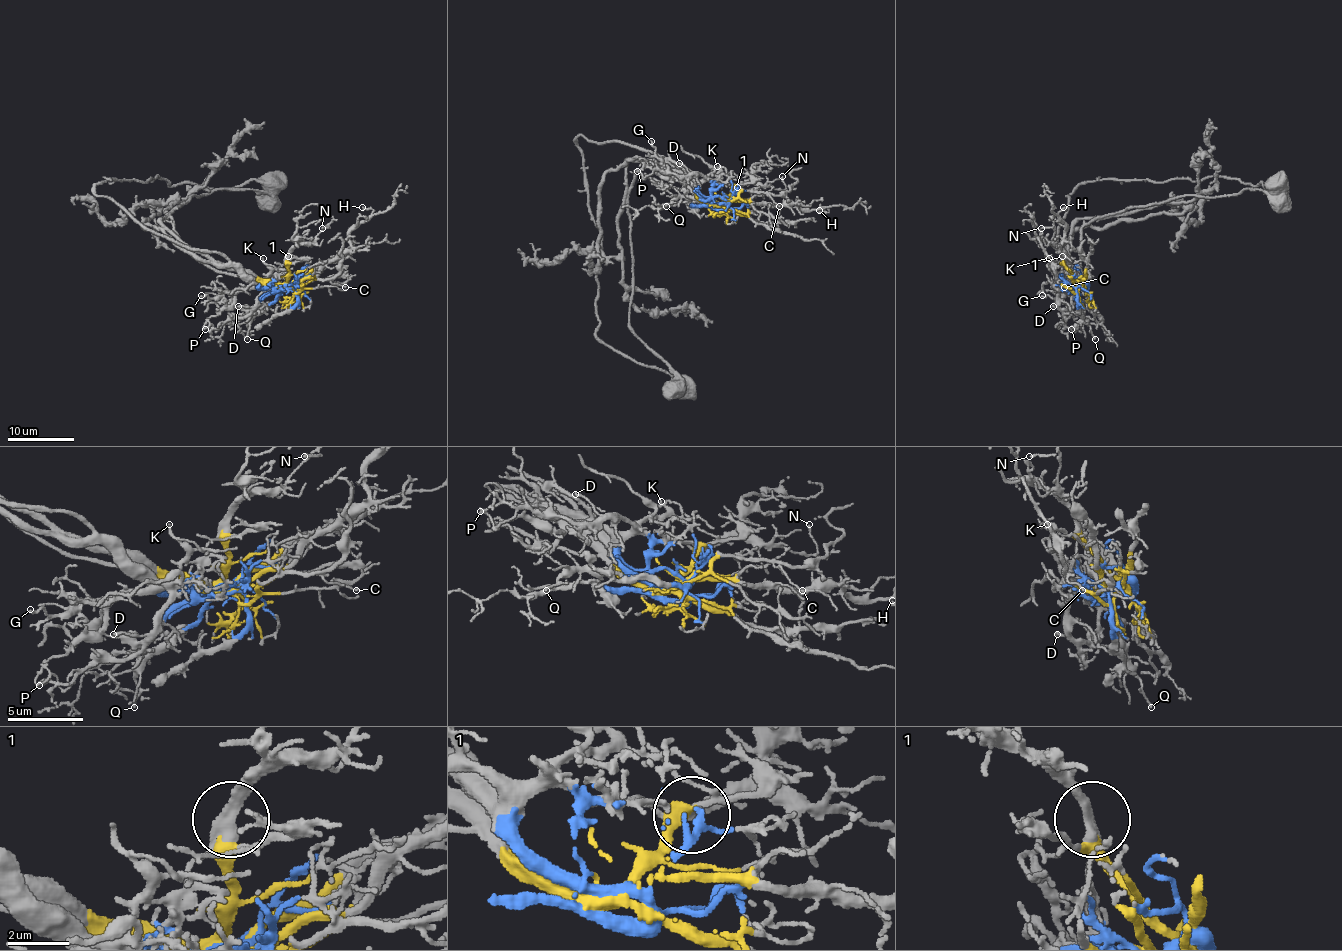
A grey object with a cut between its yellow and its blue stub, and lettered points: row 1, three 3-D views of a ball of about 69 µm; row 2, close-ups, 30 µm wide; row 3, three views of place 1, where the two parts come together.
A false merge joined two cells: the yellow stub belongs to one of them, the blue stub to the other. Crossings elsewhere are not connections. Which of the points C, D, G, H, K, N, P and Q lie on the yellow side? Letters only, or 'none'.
C, H, N

